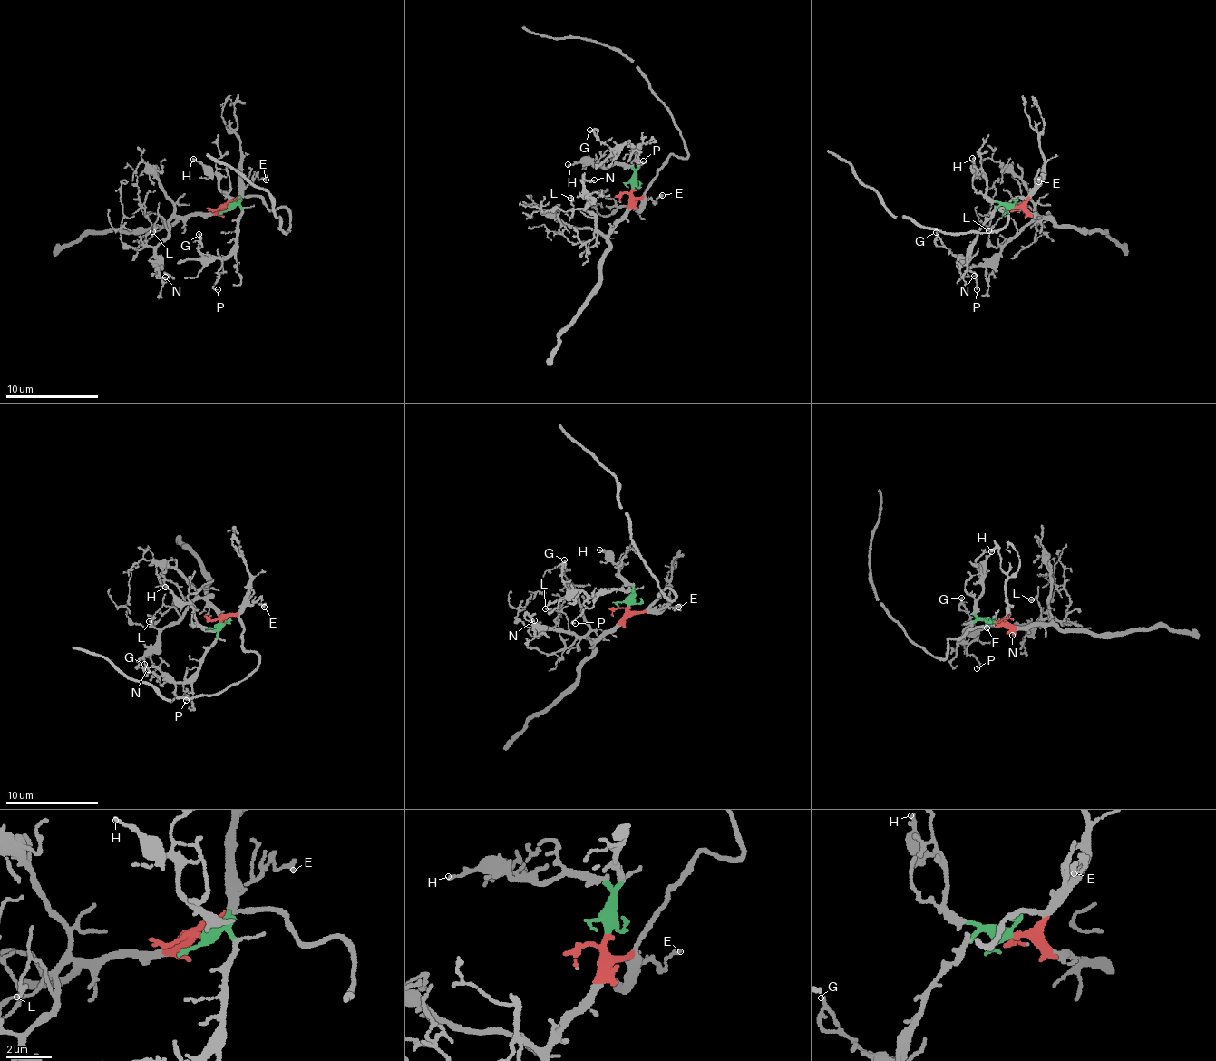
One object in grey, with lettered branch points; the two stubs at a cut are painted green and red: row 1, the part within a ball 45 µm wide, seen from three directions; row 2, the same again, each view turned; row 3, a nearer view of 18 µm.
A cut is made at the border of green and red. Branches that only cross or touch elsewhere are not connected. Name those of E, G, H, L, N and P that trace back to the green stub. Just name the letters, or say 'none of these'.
G, H, P

